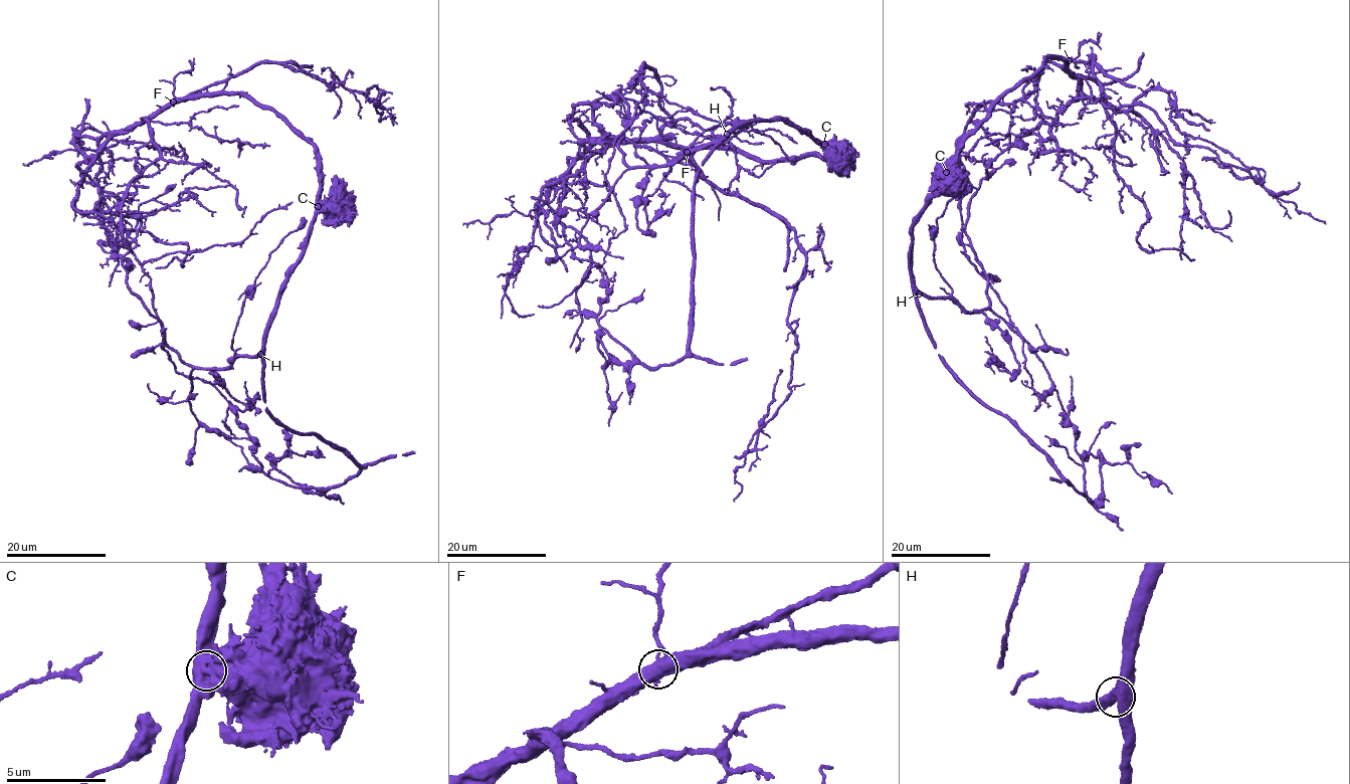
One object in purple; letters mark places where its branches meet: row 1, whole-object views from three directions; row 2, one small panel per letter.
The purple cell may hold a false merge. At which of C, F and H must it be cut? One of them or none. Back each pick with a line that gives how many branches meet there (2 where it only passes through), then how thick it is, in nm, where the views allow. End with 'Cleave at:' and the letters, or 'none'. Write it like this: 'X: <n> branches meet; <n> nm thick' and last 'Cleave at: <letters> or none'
C: 2 branches meet; 800 nm thick
Cleave at: C

